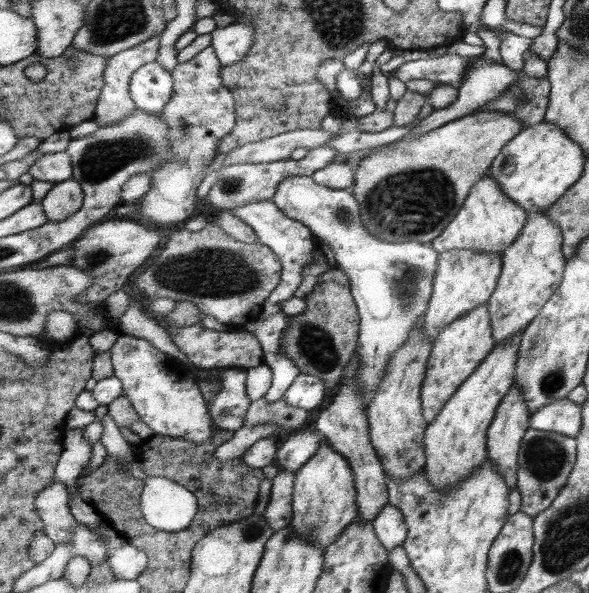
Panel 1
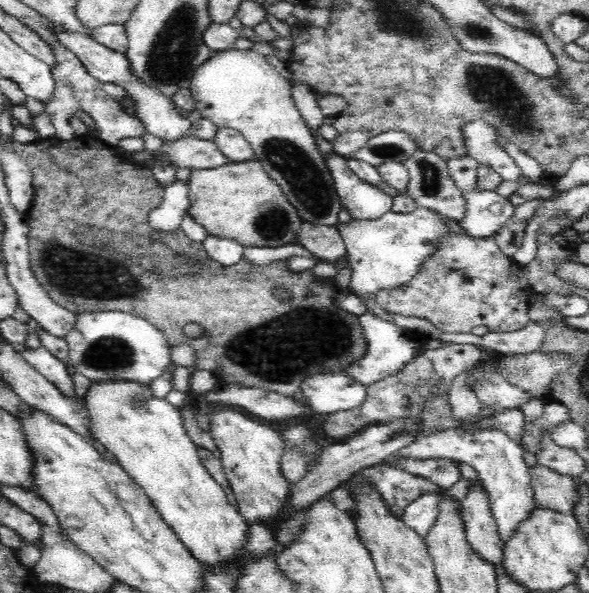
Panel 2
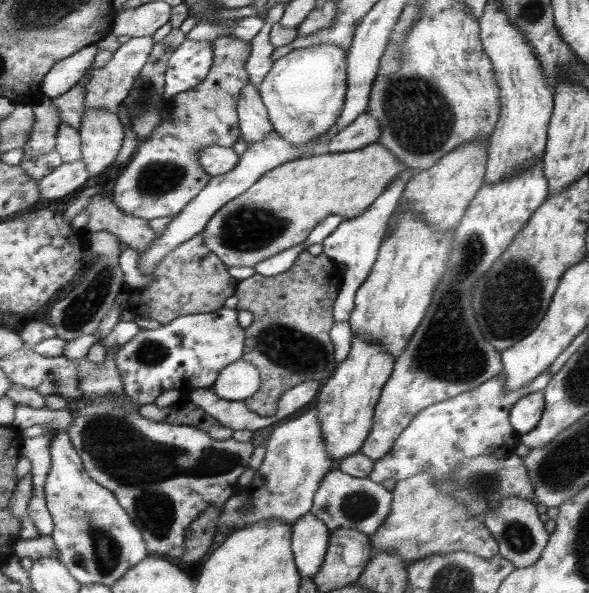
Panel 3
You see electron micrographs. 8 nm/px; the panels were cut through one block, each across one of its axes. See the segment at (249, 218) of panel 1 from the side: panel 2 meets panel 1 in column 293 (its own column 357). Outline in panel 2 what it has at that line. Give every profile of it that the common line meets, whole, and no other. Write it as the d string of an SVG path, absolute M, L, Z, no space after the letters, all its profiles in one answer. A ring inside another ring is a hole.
M418 207L413 213L386 212L372 220L352 218L350 222L337 224L344 239L345 256L351 268L350 289L366 303L366 310L384 321L393 320L392 313L381 308L376 301L376 292L408 283L416 274L418 264L434 252L434 240L449 232L446 216L426 207Z

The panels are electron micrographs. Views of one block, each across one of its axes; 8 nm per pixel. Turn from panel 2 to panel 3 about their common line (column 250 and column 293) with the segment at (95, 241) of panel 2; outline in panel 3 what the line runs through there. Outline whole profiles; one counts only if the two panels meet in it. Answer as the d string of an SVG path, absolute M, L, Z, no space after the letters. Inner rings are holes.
M303 251L295 264L287 272L275 276L265 277L255 274L239 281L236 295L240 298L238 310L254 312L254 321L246 328L246 349L244 359L254 364L261 373L261 386L258 391L247 400L247 406L259 416L273 416L278 409L281 396L288 390L309 380L316 380L322 384L336 372L336 348L331 338L331 330L336 324L334 306L340 288L344 282L345 271L337 267L337 263L329 258L325 252L319 255Z

